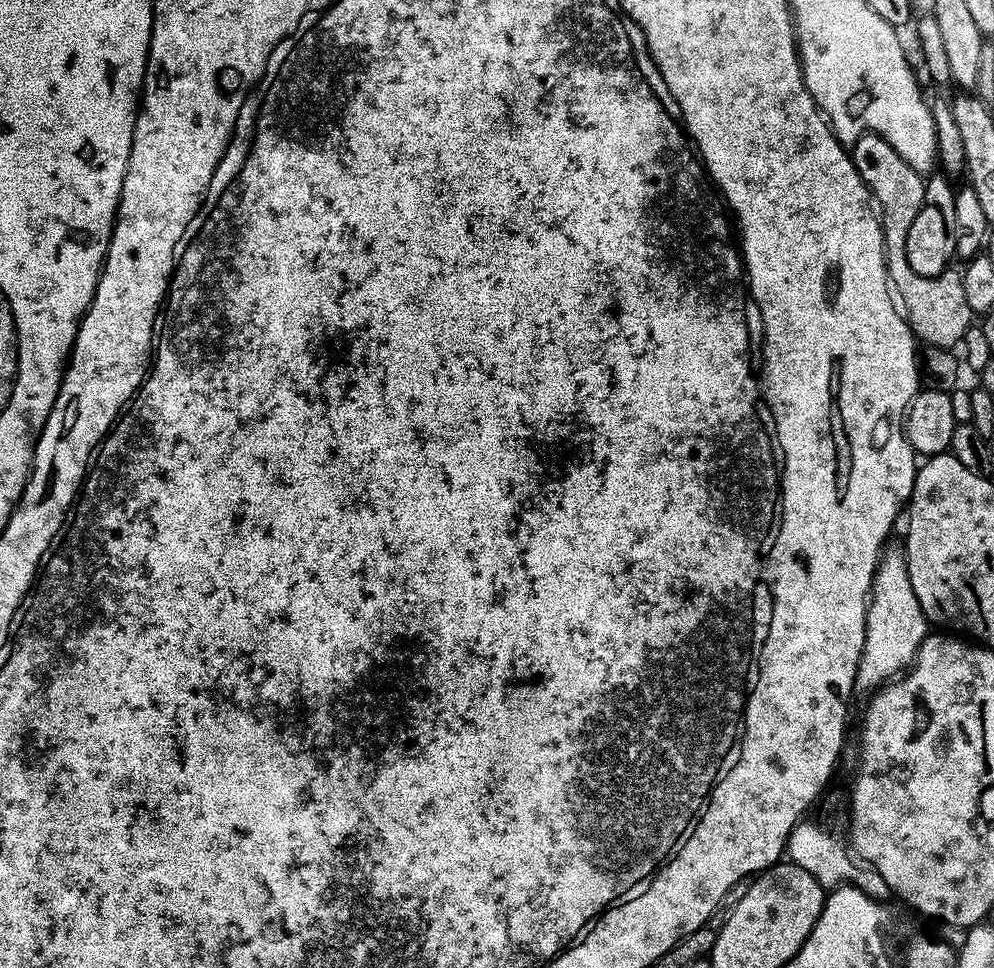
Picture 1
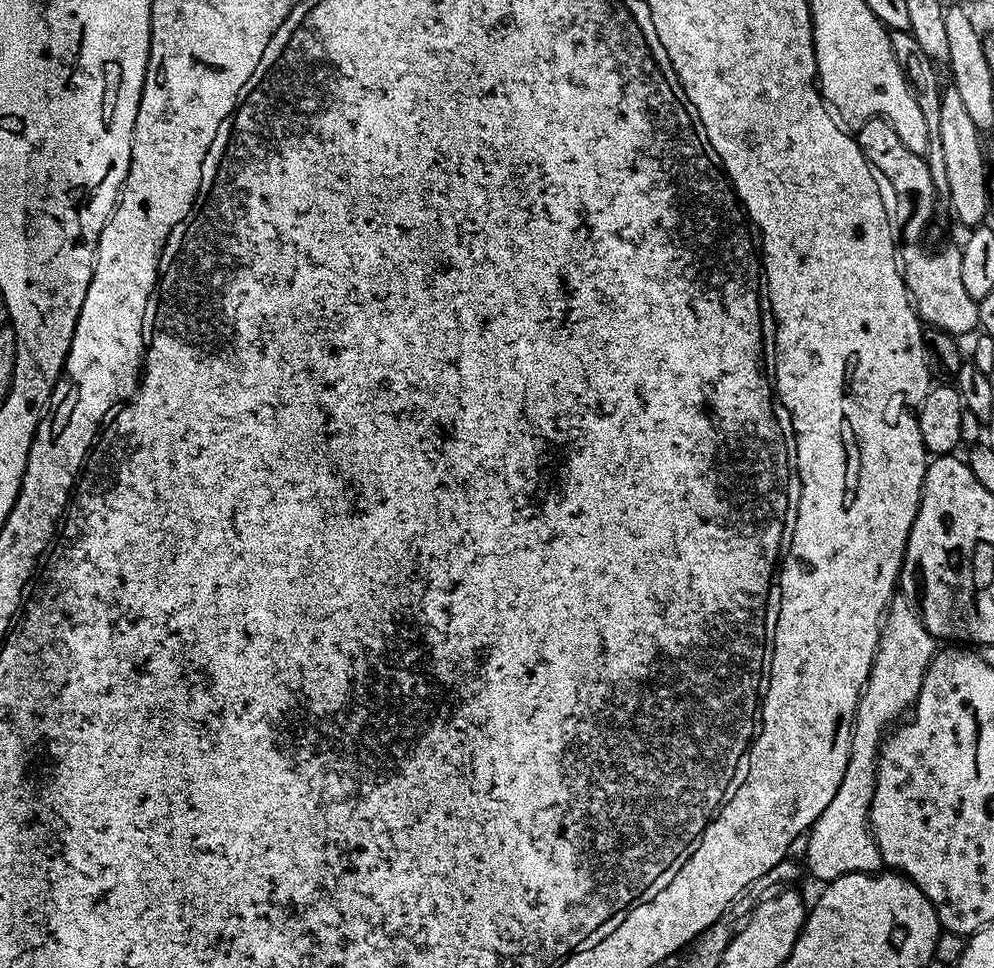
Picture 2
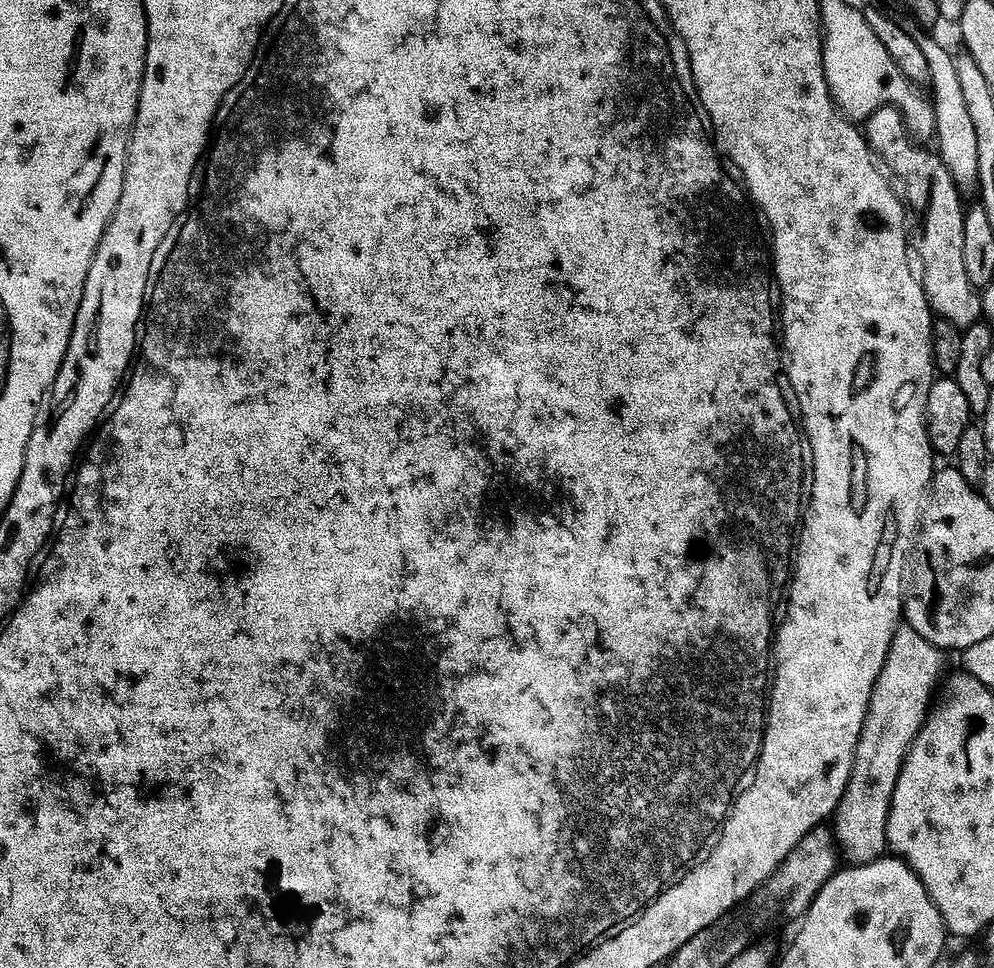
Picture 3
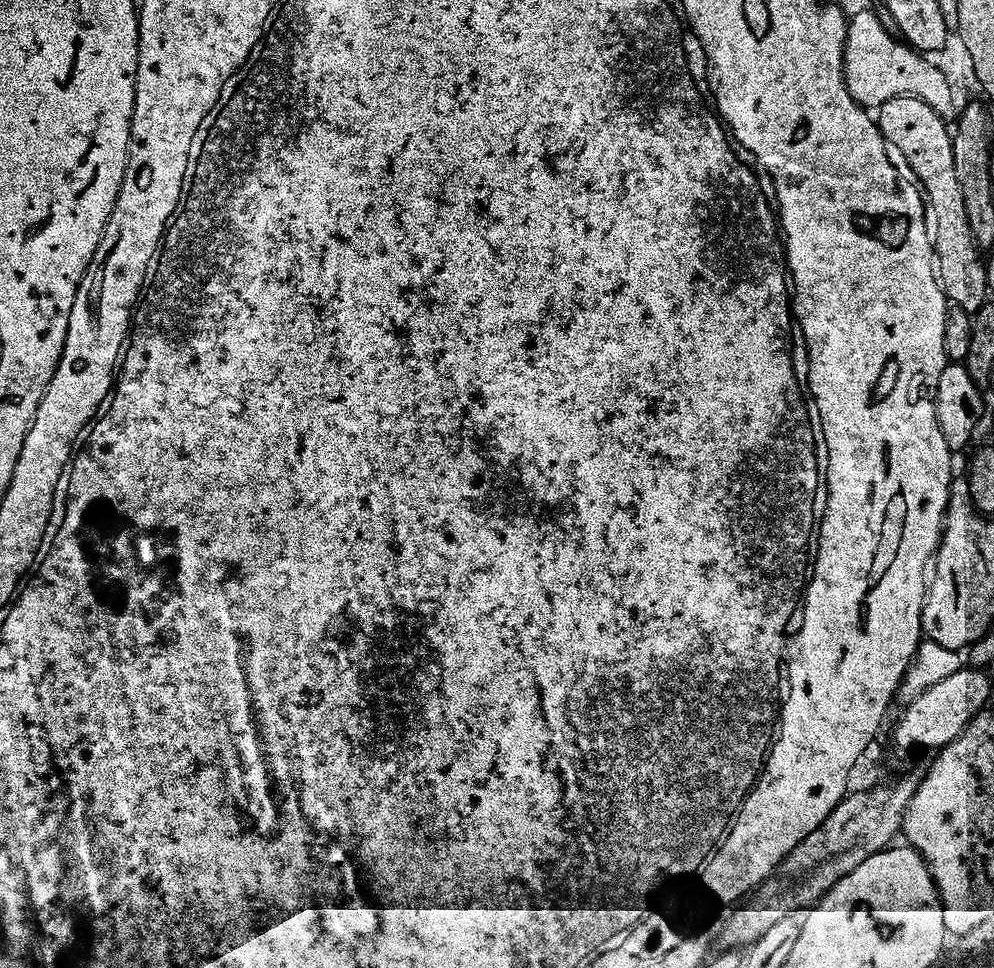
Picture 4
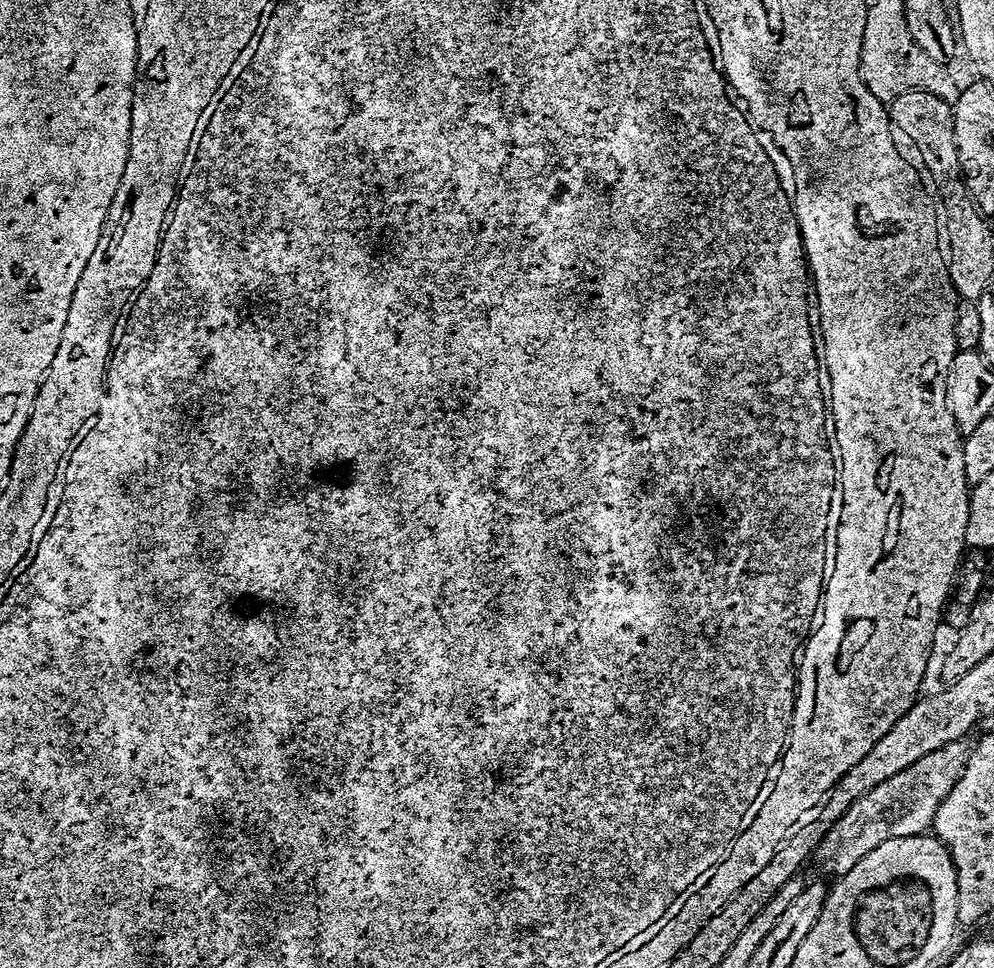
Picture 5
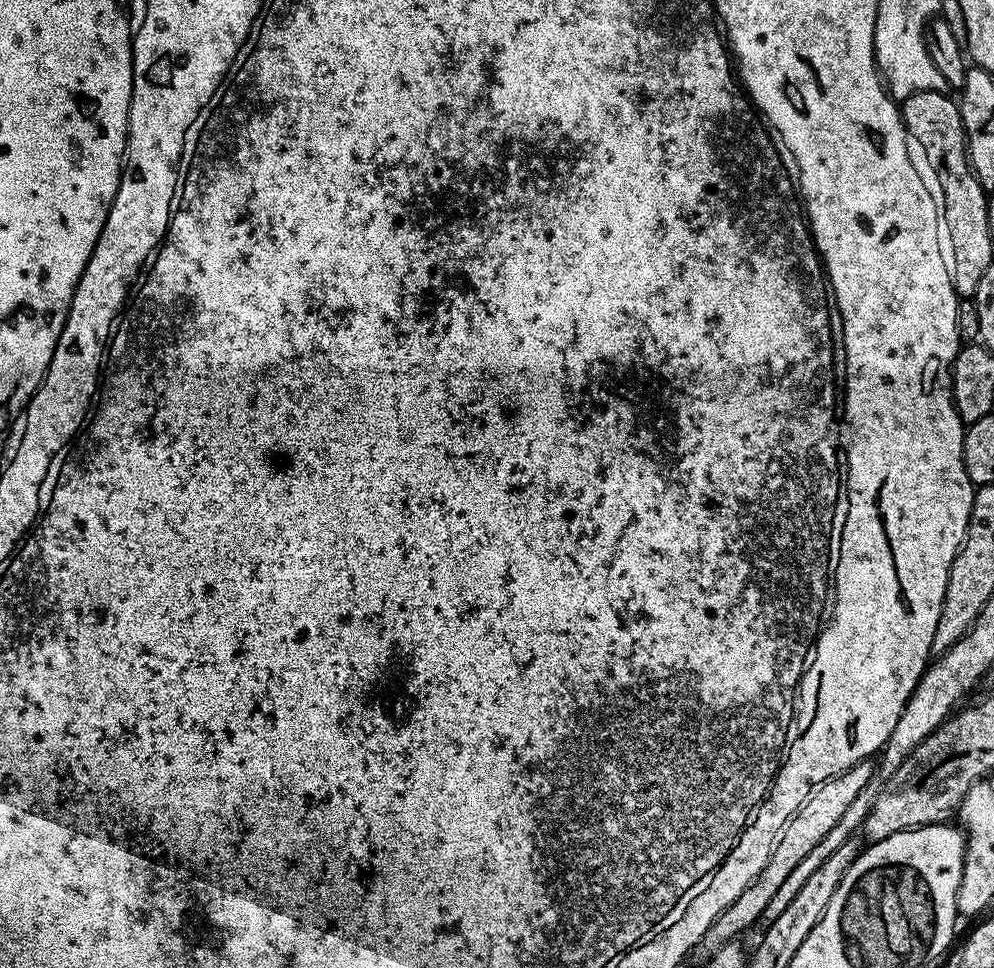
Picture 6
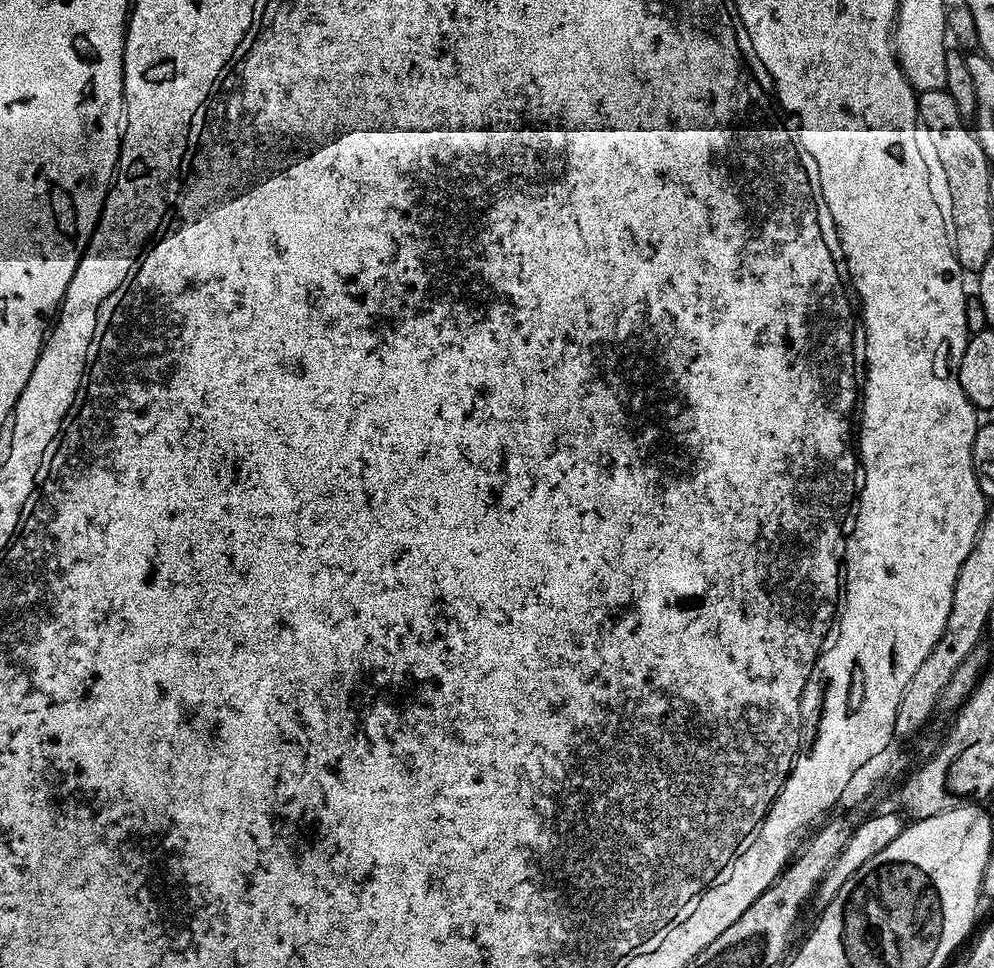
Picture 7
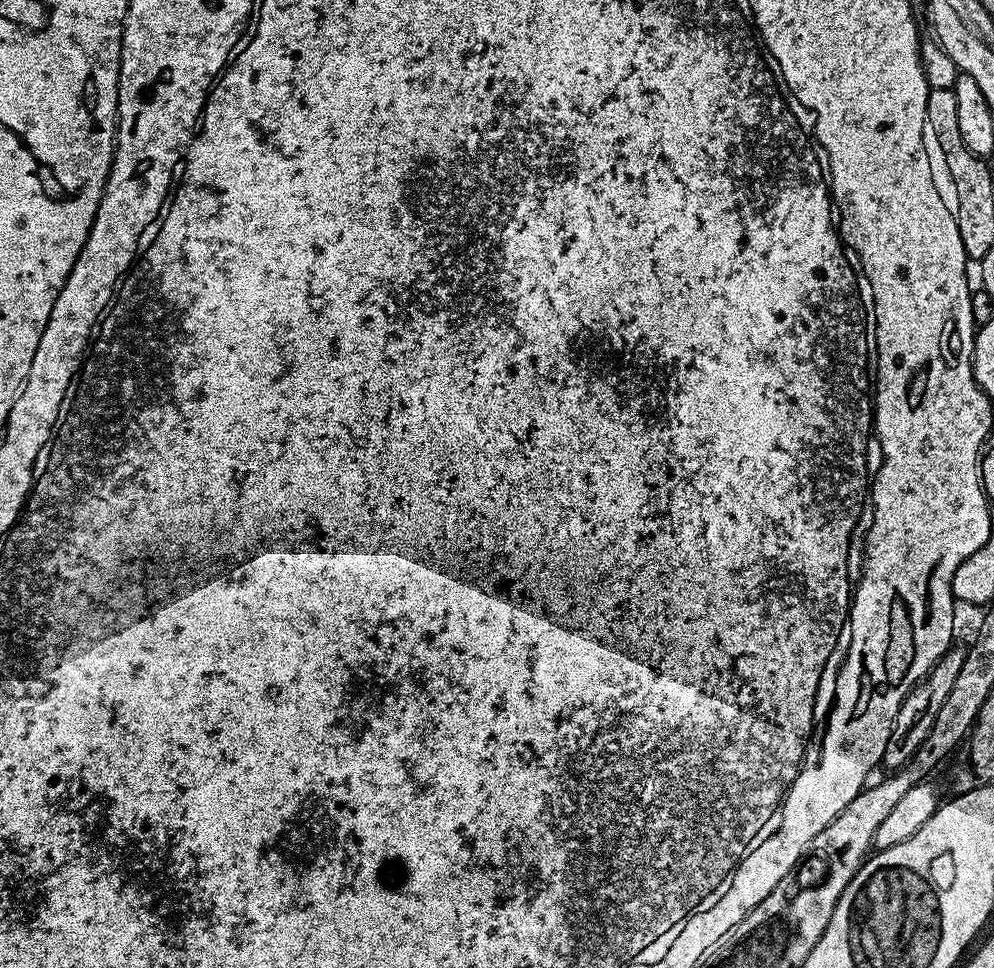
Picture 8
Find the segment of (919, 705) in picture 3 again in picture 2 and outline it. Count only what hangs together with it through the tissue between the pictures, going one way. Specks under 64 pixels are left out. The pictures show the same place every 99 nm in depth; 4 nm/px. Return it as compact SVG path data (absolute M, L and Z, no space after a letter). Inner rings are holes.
M900 598L893 599L881 623L876 656L856 707L856 722L852 726L850 754L846 774L842 774L842 786L838 786L838 794L830 798L830 806L818 814L806 833L808 845L804 848L804 856L808 859L808 868L823 882L855 872L875 874L885 867L868 823L876 785L876 757L886 733L915 704L922 678L937 651L937 641L924 629L917 609Z

